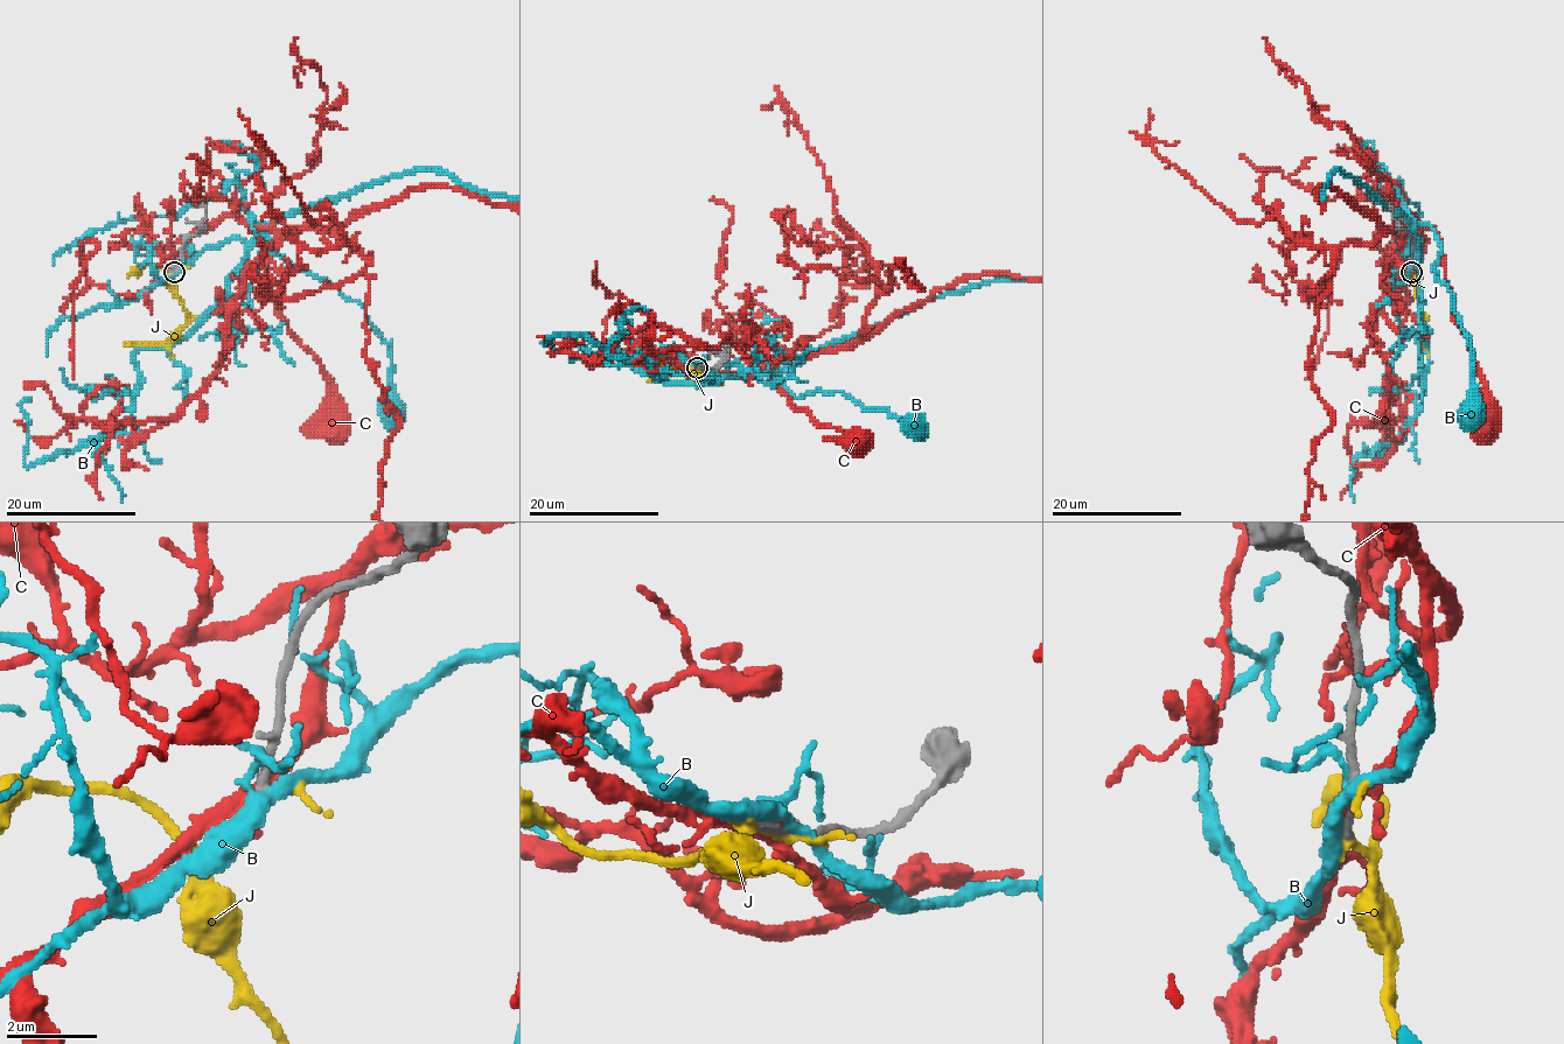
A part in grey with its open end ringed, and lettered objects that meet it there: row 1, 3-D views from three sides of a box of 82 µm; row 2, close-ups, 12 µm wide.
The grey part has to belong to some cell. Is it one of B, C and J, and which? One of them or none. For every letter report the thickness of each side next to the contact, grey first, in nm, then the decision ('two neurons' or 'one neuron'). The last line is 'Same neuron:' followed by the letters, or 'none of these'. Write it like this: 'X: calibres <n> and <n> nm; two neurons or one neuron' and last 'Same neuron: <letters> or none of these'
B: calibres 260 and 300 nm; two neurons
C: calibres 280 and 240 nm; two neurons
J: calibres 240 and 120 nm; one neuron
Same neuron: J

